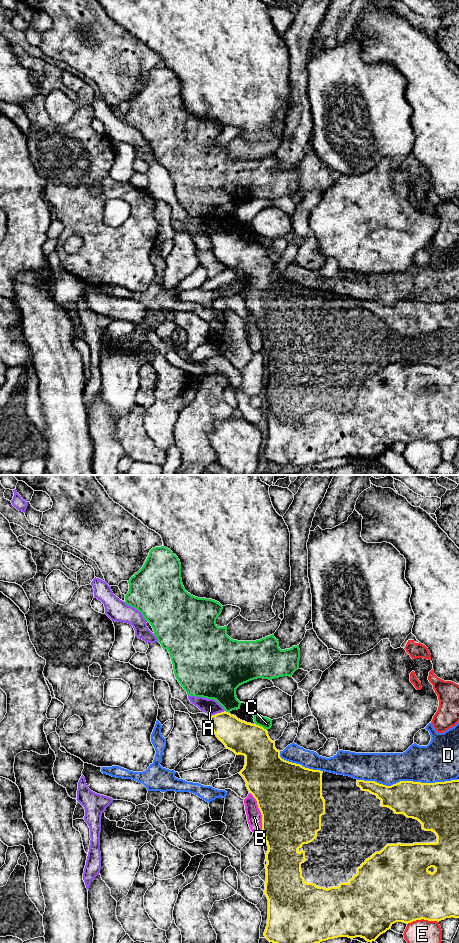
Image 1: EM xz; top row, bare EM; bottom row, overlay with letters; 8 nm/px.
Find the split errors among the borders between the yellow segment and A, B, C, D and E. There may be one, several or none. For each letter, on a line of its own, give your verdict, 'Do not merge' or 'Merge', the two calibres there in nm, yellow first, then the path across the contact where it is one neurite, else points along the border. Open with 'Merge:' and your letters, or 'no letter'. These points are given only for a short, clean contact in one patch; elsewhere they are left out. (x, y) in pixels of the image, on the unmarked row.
Merge: no letter
A: Do not merge. Thickness 260 nm (yellow) against 130 nm. Boundary: xz (224, 230), (210, 236)
B: Do not merge. Thickness 500 nm (yellow) against 120 nm
C: Do not merge. Thickness 280 nm (yellow) against 90 nm
D: Do not merge. Thickness 340 nm (yellow) against 300 nm
E: Do not merge. Thickness 480 nm (yellow) against 260 nm

